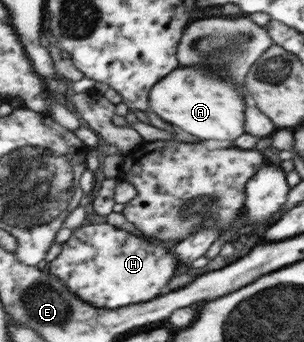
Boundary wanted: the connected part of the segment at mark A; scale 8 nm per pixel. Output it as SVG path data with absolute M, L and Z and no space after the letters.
M175 68L171 76L165 75L151 87L148 110L156 114L167 124L173 124L177 128L183 128L187 134L199 138L199 140L230 140L234 141L237 136L243 134L243 90L237 84L231 84L231 80L221 80L213 76L214 69L203 68Z

